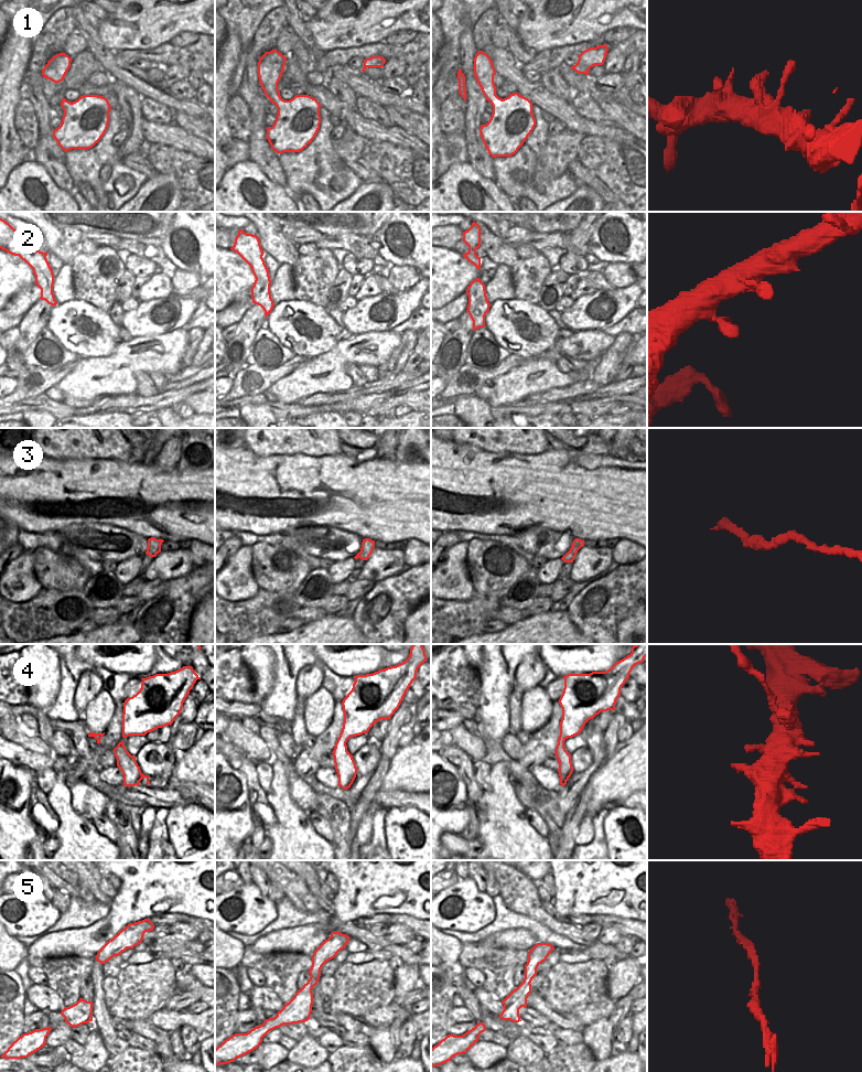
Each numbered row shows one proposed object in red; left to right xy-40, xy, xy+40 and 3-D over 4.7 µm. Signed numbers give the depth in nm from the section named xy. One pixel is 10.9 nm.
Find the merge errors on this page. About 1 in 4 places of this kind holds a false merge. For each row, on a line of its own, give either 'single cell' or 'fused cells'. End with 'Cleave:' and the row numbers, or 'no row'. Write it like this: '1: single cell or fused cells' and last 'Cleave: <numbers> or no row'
1: single cell
2: single cell
3: single cell
4: single cell
5: single cell
Cleave: no row

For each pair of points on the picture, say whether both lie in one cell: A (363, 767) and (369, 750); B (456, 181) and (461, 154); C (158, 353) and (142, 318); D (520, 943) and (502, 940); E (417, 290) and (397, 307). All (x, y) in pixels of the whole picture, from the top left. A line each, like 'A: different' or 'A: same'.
A: same
B: different
C: different
D: same
E: same

